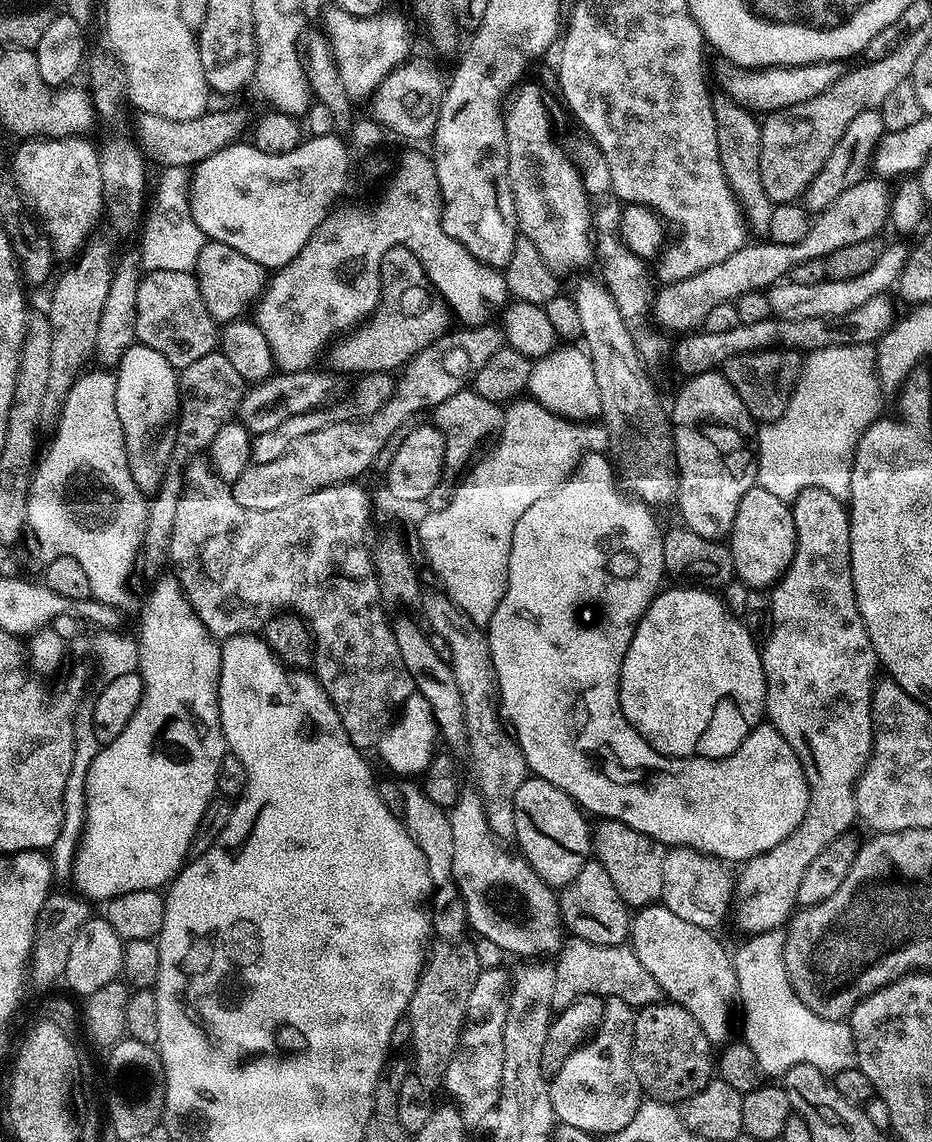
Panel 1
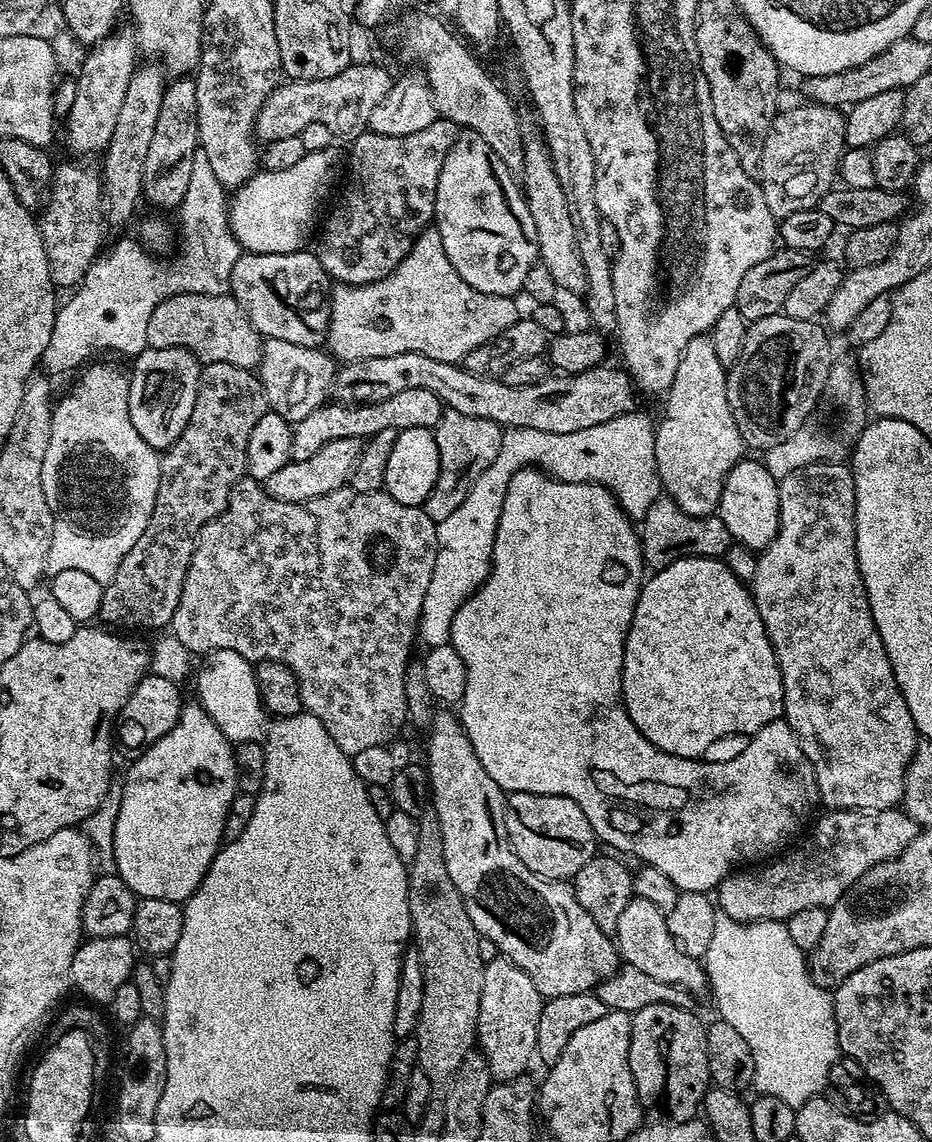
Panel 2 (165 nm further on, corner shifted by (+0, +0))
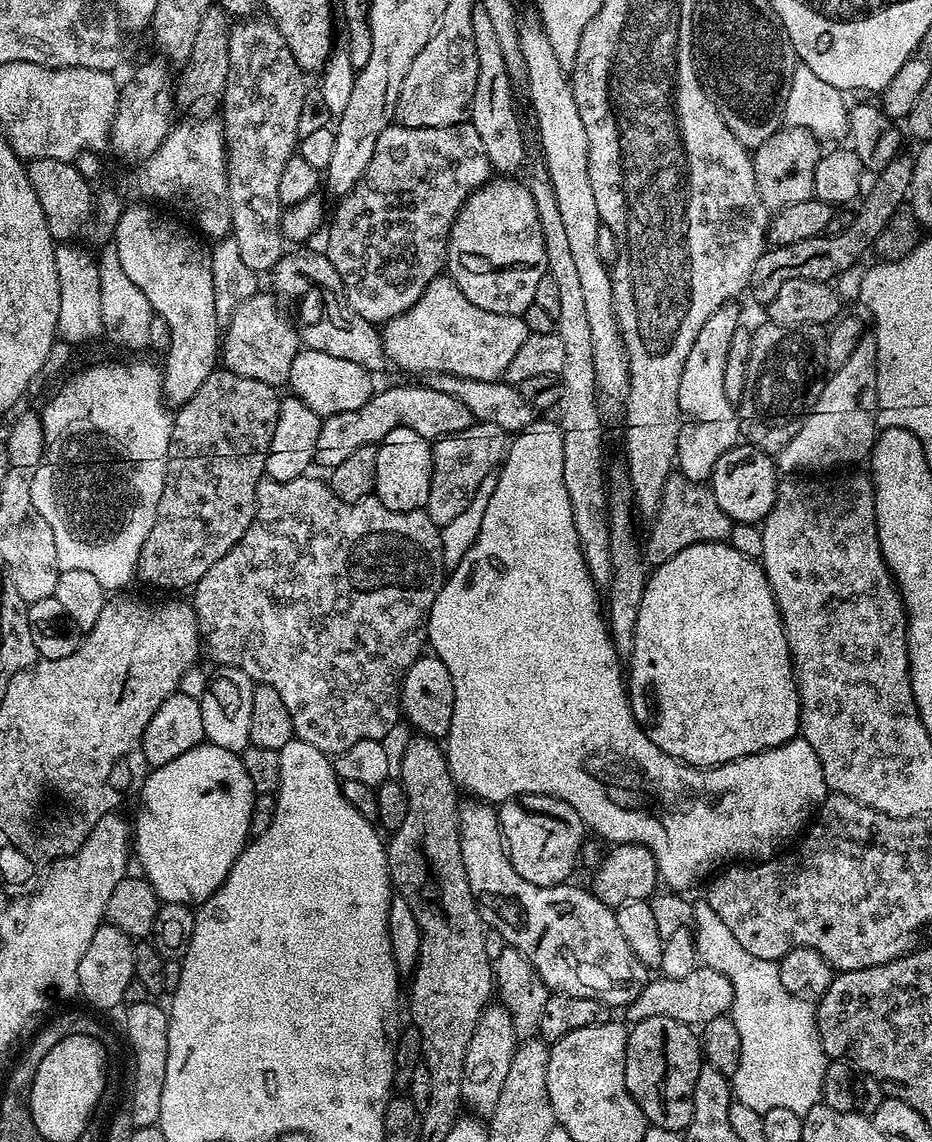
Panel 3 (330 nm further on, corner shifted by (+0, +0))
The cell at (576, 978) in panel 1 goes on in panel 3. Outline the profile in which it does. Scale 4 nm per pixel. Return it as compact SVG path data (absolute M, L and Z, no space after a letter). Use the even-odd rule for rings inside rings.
M697 966L684 978L668 978L660 974L649 979L638 998L626 1005L626 1013L632 1024L646 1018L674 1018L674 1022L702 1026L710 1022L710 1018L729 1015L733 1002L734 986L730 986L730 978L726 978L726 974L718 974L718 970Z

